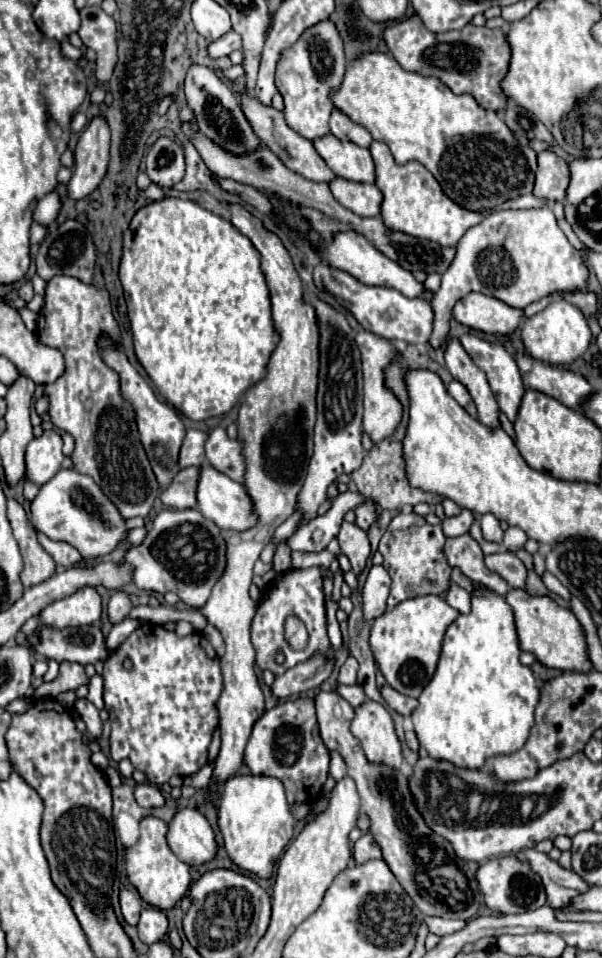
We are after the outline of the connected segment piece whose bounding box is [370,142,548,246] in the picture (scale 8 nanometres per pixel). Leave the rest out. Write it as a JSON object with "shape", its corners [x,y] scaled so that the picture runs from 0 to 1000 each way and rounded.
{"shape":[[[618,148],[615,161],[625,171],[625,194],[638,203],[635,209],[635,230],[648,240],[664,240],[671,244],[704,248],[728,253],[731,257],[757,257],[767,244],[781,238],[801,232],[814,221],[824,221],[831,217],[890,217],[904,215],[910,211],[894,209],[887,203],[860,205],[857,209],[841,209],[834,215],[821,215],[817,219],[807,219],[807,223],[787,223],[784,219],[767,219],[757,211],[748,211],[741,203],[734,203],[731,192],[724,186],[698,171],[698,169],[674,169],[658,171],[654,163],[648,161],[648,154],[638,148]]]}

